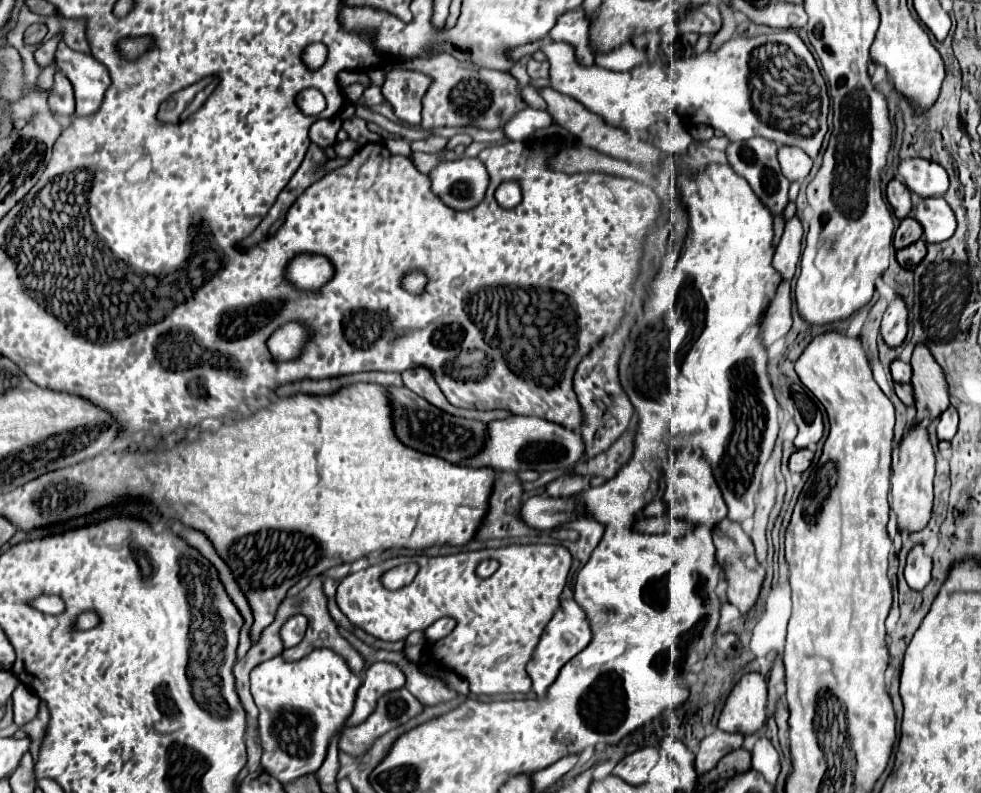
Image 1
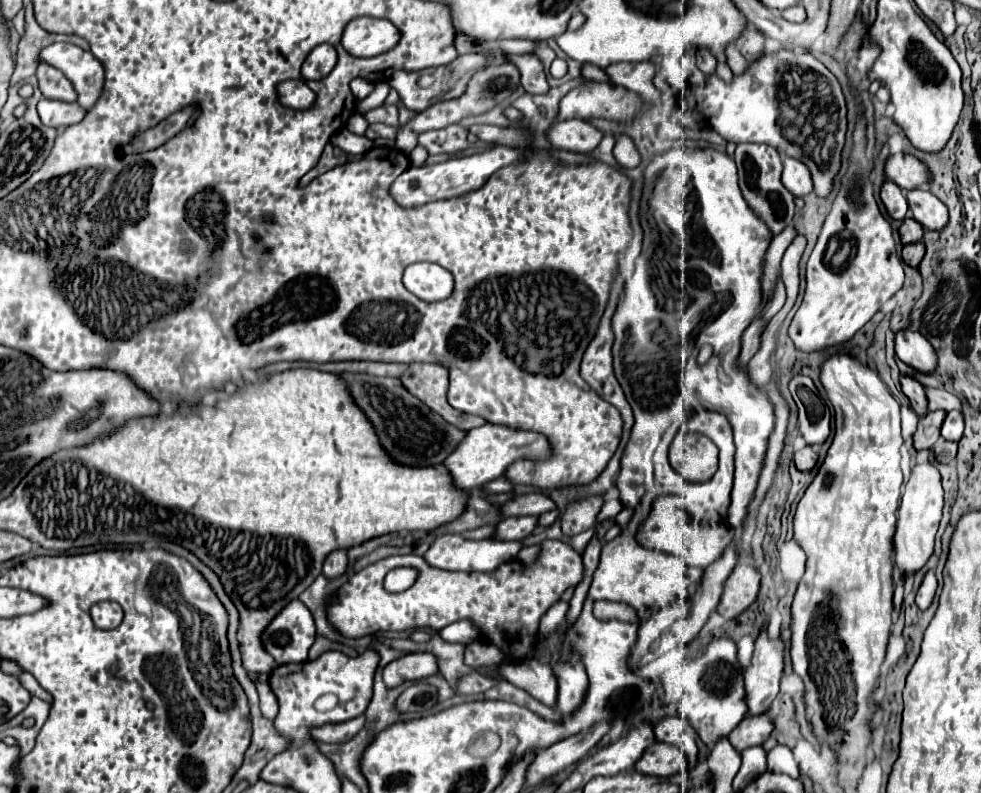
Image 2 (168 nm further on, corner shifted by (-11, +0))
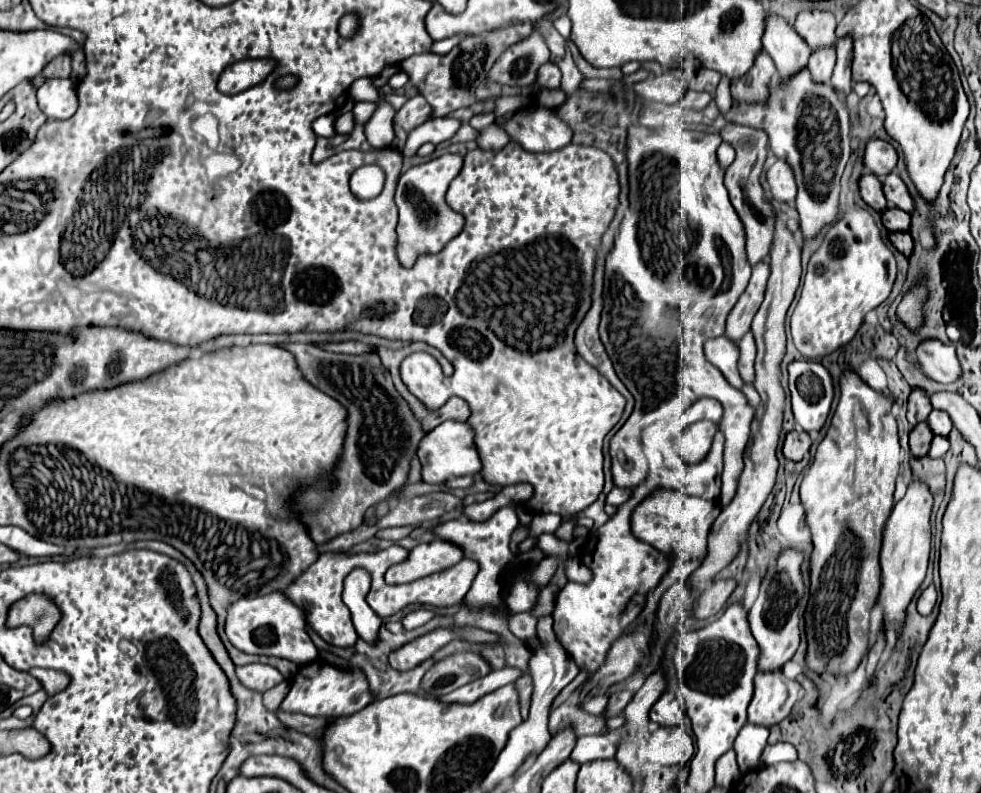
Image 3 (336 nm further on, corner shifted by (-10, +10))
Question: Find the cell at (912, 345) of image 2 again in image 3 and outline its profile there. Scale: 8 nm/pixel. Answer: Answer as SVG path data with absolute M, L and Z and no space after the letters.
M929 338L917 346L915 356L923 372L937 382L951 384L961 376L961 366L955 356L953 344L943 344L939 340Z

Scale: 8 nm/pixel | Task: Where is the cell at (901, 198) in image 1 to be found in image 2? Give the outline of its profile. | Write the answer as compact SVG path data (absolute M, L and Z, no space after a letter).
M888 180L882 184L880 188L880 202L884 204L886 212L894 218L894 220L904 220L908 206L906 206L906 196L904 192L898 190L898 186L894 186L894 182L890 184Z

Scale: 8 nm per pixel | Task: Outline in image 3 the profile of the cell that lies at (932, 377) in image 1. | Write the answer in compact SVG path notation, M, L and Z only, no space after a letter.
M921 422L917 424L911 434L909 434L909 446L911 446L911 454L913 456L925 456L929 450L929 444L933 440L933 432L929 428L929 422Z

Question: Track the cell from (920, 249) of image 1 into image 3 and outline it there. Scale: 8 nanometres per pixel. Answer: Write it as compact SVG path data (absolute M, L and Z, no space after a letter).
M893 232L889 238L891 238L893 246L895 246L901 254L909 256L909 254L913 252L913 236L911 236L909 232Z

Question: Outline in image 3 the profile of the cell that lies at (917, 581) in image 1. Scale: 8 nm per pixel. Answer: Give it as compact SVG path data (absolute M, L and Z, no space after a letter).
M931 584L931 586L927 586L927 588L921 592L921 596L919 596L919 600L917 600L917 612L923 614L923 616L931 614L935 602L937 602L937 592L935 592L935 586Z

